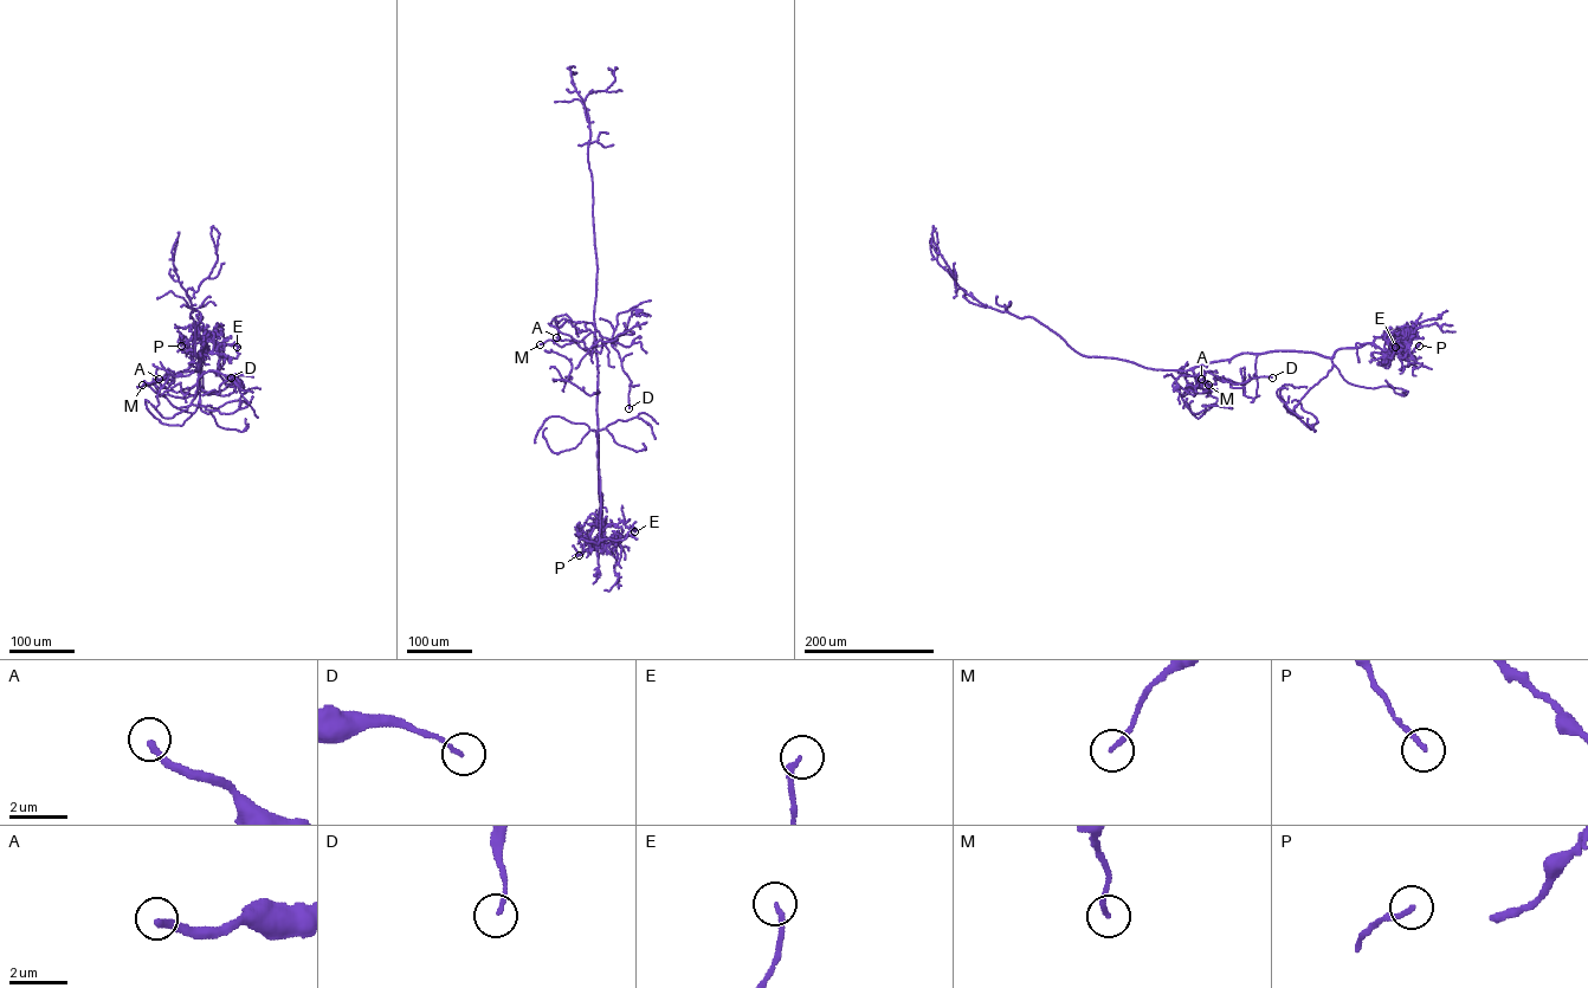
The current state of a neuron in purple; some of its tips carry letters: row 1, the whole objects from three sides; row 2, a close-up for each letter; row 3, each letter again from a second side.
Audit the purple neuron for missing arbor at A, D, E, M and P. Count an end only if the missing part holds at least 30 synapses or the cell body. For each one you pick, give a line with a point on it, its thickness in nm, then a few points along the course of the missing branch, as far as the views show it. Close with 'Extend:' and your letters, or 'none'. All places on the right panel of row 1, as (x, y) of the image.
A: at (1201, 379); 240 nm thick
Extend: A

